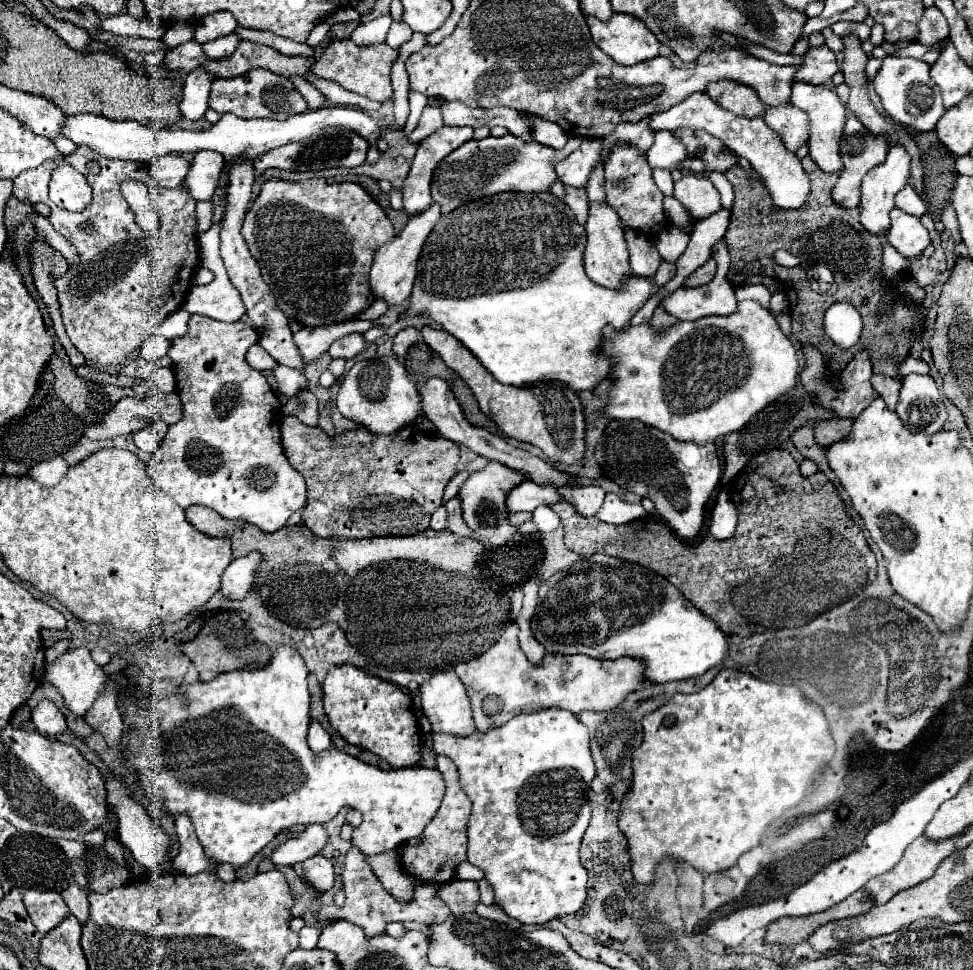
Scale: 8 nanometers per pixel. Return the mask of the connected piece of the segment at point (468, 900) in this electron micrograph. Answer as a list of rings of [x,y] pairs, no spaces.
[[[457,879],[439,889],[439,899],[451,907],[453,915],[467,915],[479,905],[479,889],[475,881]]]

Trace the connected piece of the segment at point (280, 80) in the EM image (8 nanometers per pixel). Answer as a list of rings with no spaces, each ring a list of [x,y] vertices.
[[[251,69],[239,77],[231,79],[215,79],[211,87],[211,97],[209,97],[211,109],[217,113],[233,113],[243,119],[251,117],[265,117],[265,119],[287,119],[291,115],[303,113],[307,109],[305,99],[294,87],[289,79],[277,75],[271,71],[261,69]]]

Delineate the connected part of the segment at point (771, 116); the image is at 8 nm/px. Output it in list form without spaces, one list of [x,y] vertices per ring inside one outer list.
[[[793,105],[769,107],[765,111],[763,119],[771,129],[775,129],[781,135],[787,151],[797,151],[801,145],[807,143],[811,123],[809,123],[805,111],[799,111]]]

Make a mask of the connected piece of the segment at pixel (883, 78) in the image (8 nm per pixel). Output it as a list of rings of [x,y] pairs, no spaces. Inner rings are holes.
[[[887,55],[875,75],[875,89],[883,101],[887,113],[903,125],[911,125],[917,131],[933,131],[939,117],[945,113],[941,103],[941,91],[929,77],[929,65],[921,59],[907,59],[897,55]]]

